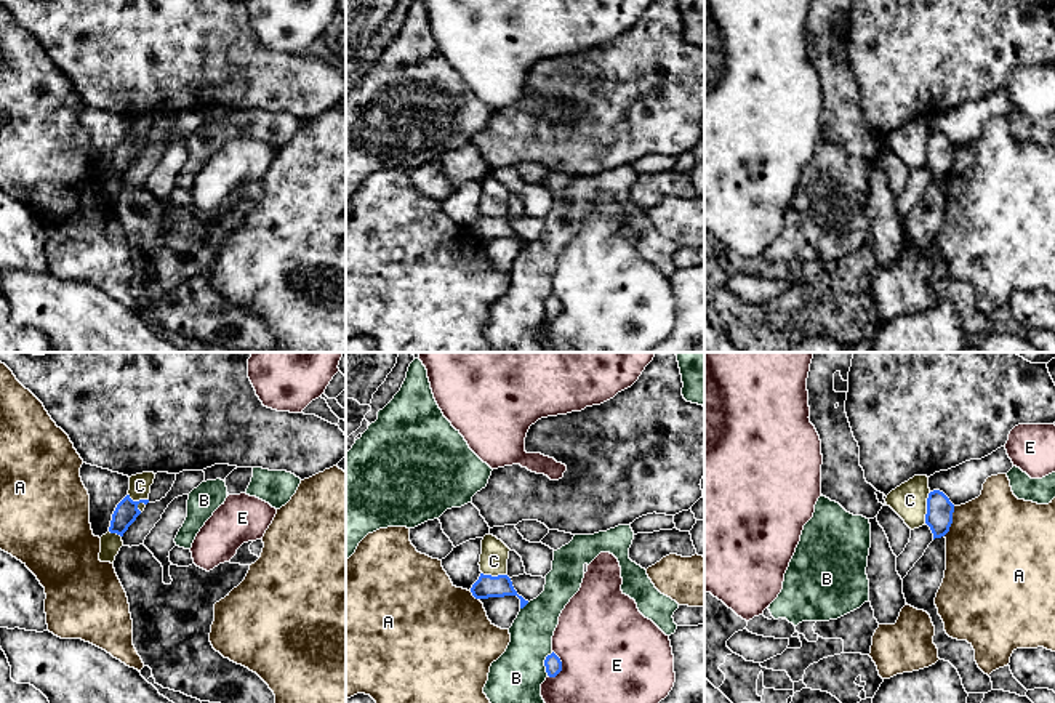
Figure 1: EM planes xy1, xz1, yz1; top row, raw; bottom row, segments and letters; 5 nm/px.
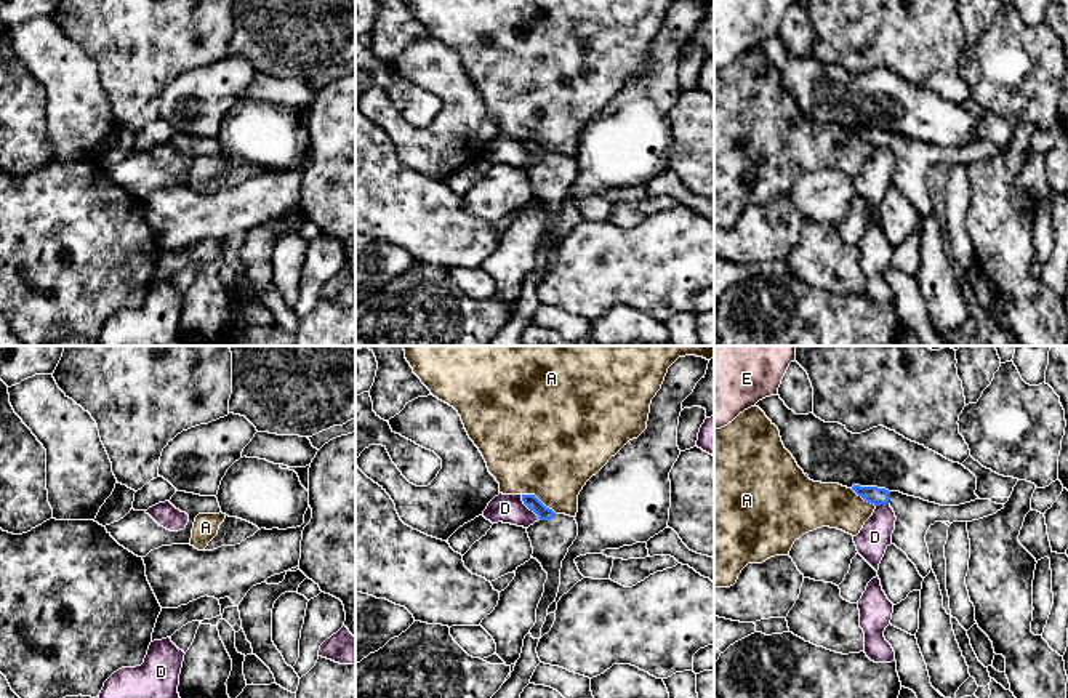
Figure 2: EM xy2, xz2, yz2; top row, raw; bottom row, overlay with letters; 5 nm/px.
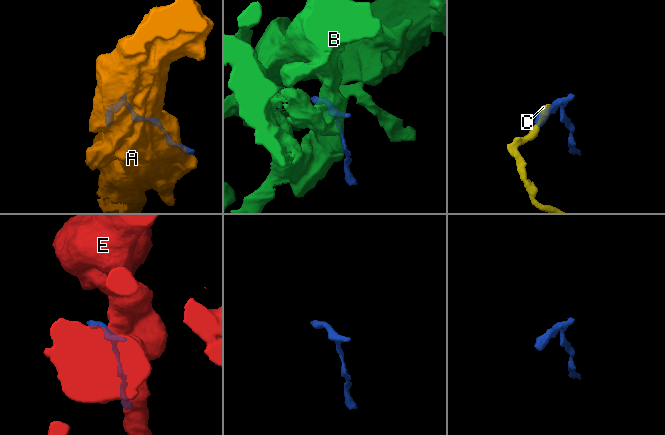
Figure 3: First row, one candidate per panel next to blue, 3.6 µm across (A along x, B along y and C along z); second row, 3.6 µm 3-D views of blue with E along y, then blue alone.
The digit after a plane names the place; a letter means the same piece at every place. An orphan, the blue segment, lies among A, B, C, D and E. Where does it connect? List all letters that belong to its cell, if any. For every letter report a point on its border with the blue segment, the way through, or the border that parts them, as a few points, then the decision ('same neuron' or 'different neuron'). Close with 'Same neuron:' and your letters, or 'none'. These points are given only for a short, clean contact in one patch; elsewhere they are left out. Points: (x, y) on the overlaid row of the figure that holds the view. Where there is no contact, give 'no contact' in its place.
A: contact xz2 (538, 500); different neuron
B: contact xz1 (545, 663); different neuron
C: contact xy1 (136, 502); border xy1 (128, 494), (141, 511); different neuron
D: contact xz2 (529, 508); border xz2 (521, 495), (521, 500), (540, 519); different neuron
E: contact xz1 (561, 666); different neuron
Same neuron: none

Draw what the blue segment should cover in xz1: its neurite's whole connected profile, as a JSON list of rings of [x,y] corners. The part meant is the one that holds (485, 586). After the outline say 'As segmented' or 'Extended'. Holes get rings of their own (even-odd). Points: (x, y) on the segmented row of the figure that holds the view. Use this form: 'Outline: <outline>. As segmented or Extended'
Outline: [[[480,573],[479,580],[472,584],[471,593],[475,599],[517,596],[520,599],[520,609],[528,604],[528,601],[517,594],[507,575],[491,576]]]. As segmented

